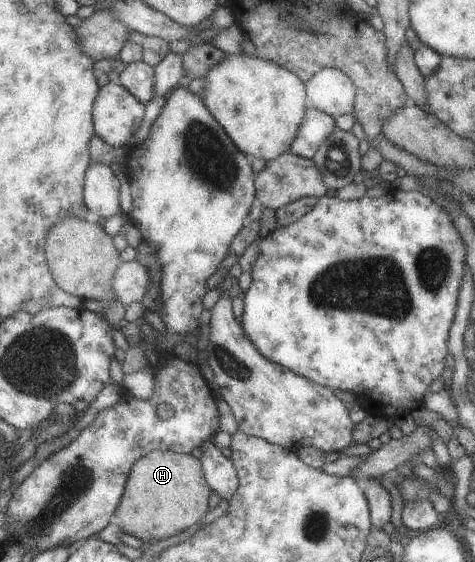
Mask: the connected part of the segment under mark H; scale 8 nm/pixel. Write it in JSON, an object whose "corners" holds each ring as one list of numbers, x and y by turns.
{"corners":[[169,450,149,451,131,467,123,497,110,521,143,542,162,540,185,531,205,517,211,490,203,477,199,458]]}

